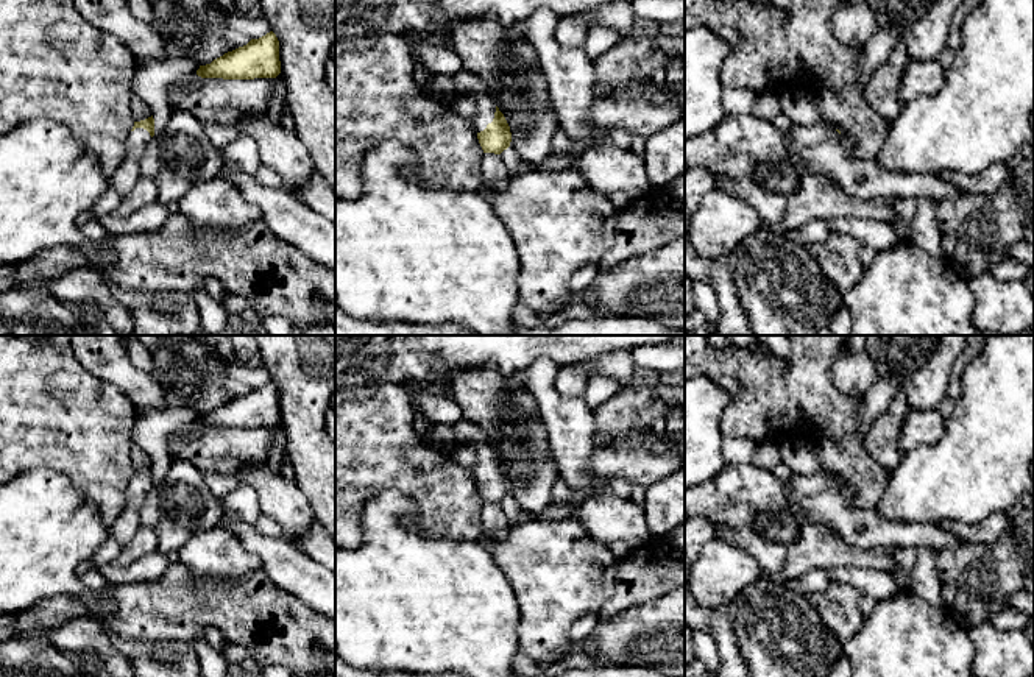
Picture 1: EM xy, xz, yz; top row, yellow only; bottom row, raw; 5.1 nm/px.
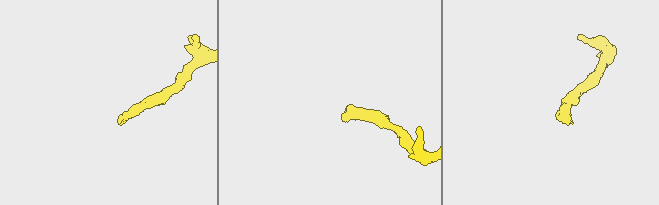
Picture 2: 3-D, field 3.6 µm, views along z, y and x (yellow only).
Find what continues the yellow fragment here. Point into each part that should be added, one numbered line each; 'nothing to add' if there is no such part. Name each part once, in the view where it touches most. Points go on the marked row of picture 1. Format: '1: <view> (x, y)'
1: xz (485, 106)

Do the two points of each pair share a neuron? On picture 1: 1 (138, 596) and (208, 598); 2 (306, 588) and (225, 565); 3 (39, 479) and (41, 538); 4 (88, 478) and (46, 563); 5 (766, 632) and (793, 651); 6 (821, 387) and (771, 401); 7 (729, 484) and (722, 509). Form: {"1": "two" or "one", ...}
{"1": "one", "2": "two", "3": "one", "4": "two", "5": "one", "6": "one", "7": "one"}

